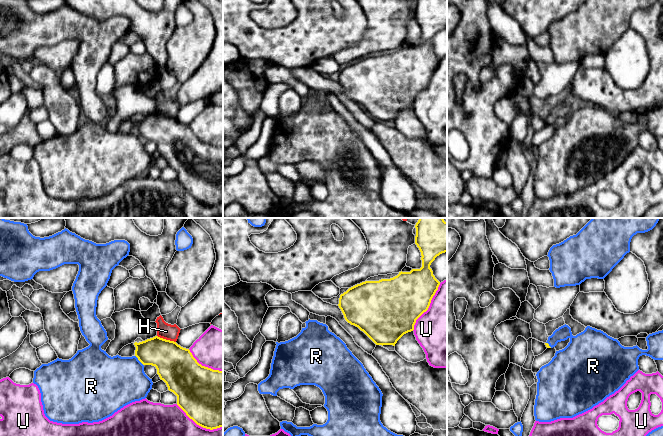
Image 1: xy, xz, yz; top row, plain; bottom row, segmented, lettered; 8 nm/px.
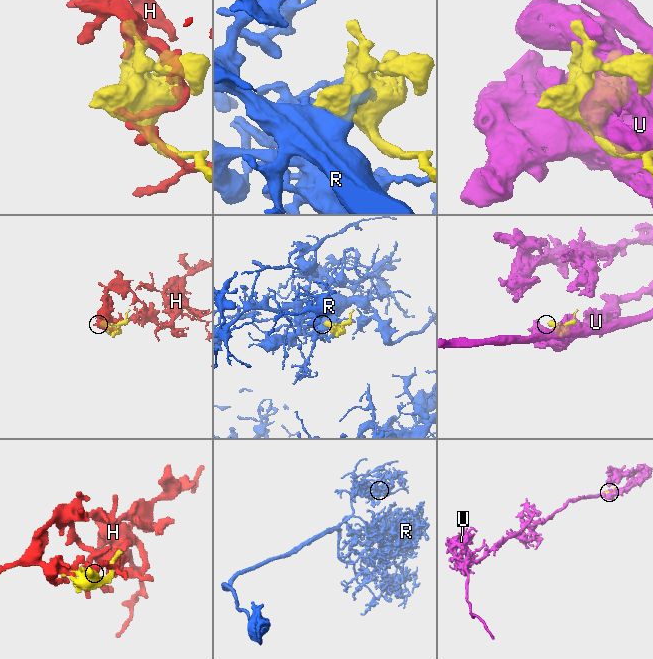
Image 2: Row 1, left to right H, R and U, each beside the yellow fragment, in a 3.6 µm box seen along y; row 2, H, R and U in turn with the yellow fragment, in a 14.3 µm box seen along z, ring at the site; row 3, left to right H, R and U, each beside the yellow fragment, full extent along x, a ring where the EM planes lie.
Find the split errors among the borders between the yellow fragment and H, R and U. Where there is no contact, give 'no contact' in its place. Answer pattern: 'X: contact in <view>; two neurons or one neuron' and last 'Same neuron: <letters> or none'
H: contact in xy; two neurons
R: contact in xy; one neuron
U: contact in xz; two neurons
Same neuron: R

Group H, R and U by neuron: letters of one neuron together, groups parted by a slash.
H / R / U

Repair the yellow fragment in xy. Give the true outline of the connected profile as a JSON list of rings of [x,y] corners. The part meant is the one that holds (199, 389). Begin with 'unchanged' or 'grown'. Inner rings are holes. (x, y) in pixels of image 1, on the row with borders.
unchanged; [[[155,336],[134,343],[135,356],[143,365],[152,365],[168,390],[177,396],[177,405],[197,425],[206,429],[223,427],[223,371],[202,366],[193,357],[189,349],[174,341]]]

